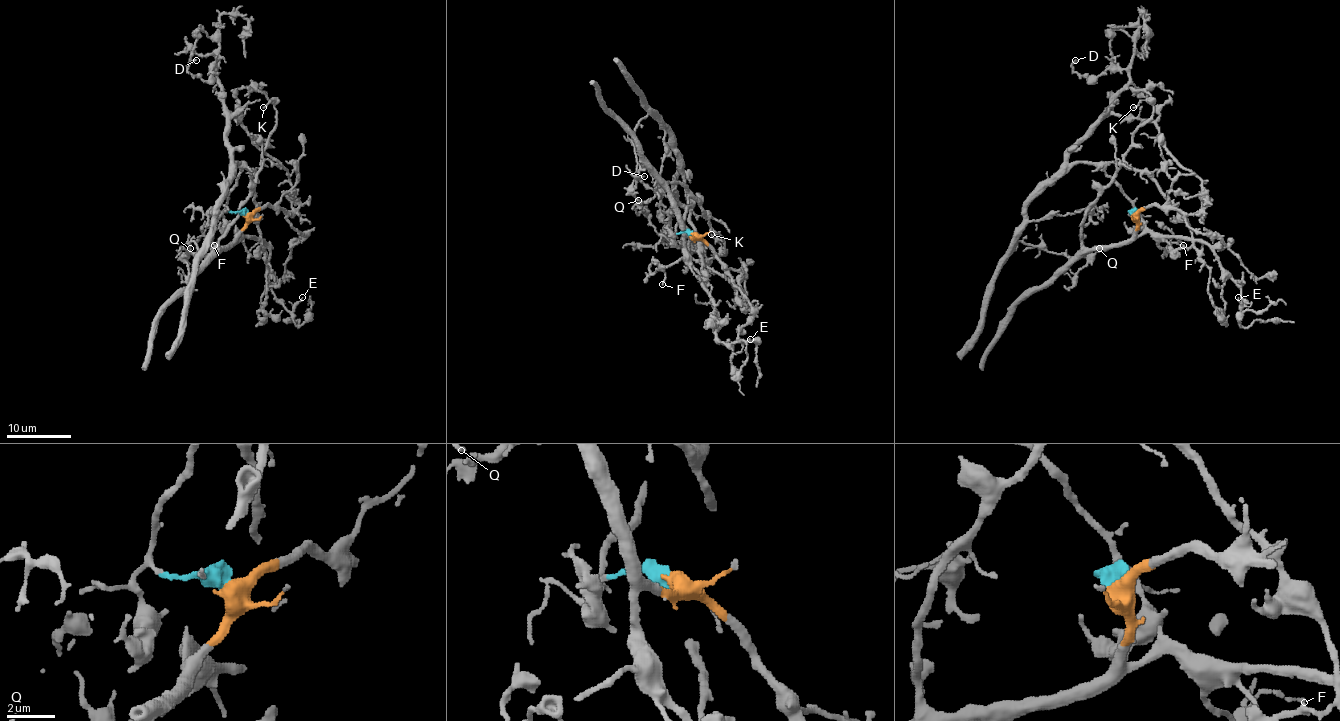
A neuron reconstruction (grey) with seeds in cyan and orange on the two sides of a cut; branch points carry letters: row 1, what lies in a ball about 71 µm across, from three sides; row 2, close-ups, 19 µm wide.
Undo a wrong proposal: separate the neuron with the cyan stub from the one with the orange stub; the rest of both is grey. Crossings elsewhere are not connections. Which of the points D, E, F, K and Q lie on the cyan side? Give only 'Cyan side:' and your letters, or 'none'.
Cyan side: D, Q

